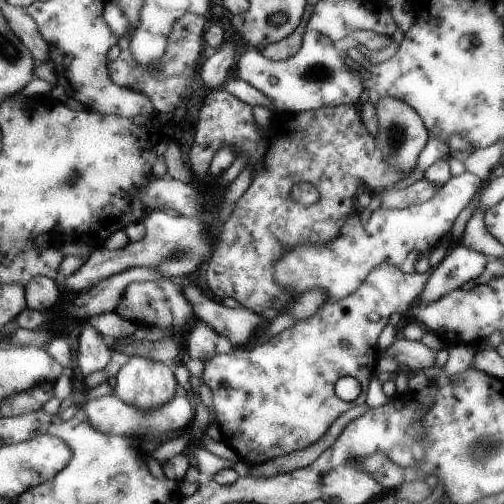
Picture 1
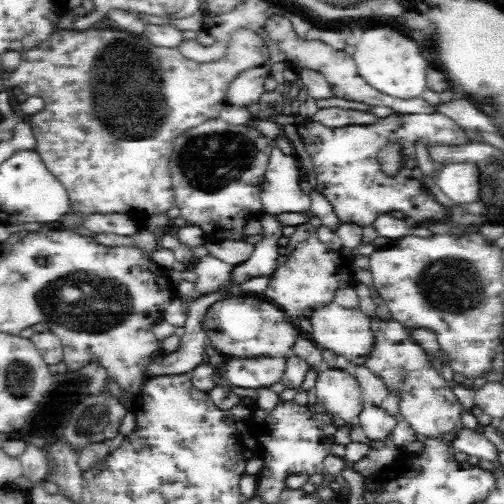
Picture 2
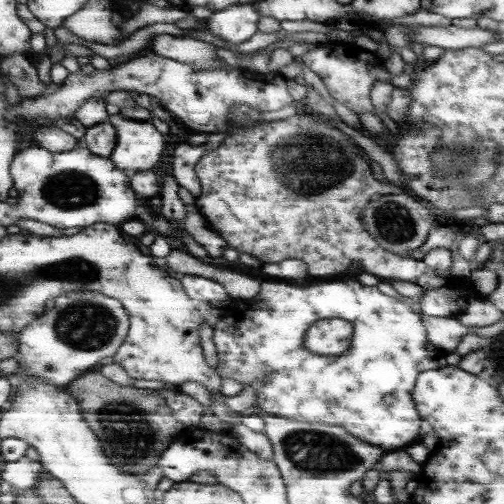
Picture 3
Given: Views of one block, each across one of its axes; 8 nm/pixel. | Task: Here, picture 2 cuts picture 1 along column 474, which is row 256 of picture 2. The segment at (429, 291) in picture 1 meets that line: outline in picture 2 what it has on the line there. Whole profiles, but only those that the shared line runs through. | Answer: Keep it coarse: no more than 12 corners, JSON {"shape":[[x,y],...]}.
{"shape":[[260,216],[264,236],[252,258],[232,268],[240,290],[252,278],[270,278],[278,268],[278,240],[276,216]]}

